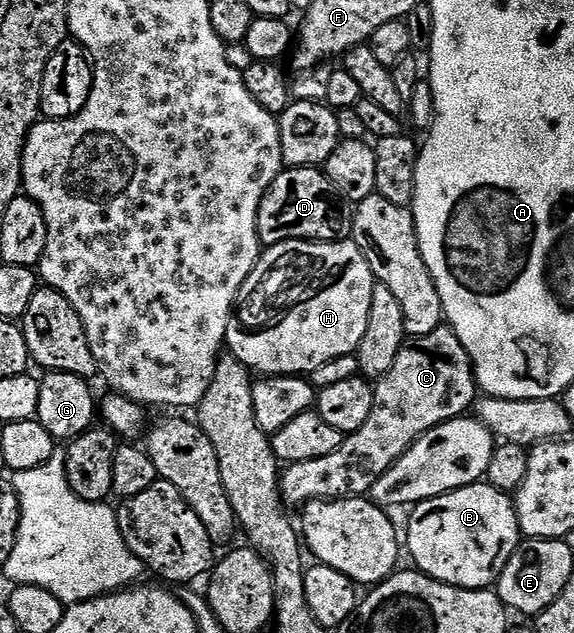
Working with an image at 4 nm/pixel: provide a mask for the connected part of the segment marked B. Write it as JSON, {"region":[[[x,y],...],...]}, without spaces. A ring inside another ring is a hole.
{"region":[[[486,480],[418,503],[410,514],[407,534],[405,530],[405,550],[406,553],[407,550],[411,553],[411,558],[415,561],[412,562],[414,569],[420,574],[429,575],[433,580],[450,586],[460,586],[466,590],[485,590],[494,587],[498,583],[499,574],[505,568],[505,564],[509,564],[513,552],[521,541],[512,495],[501,493]]]}

